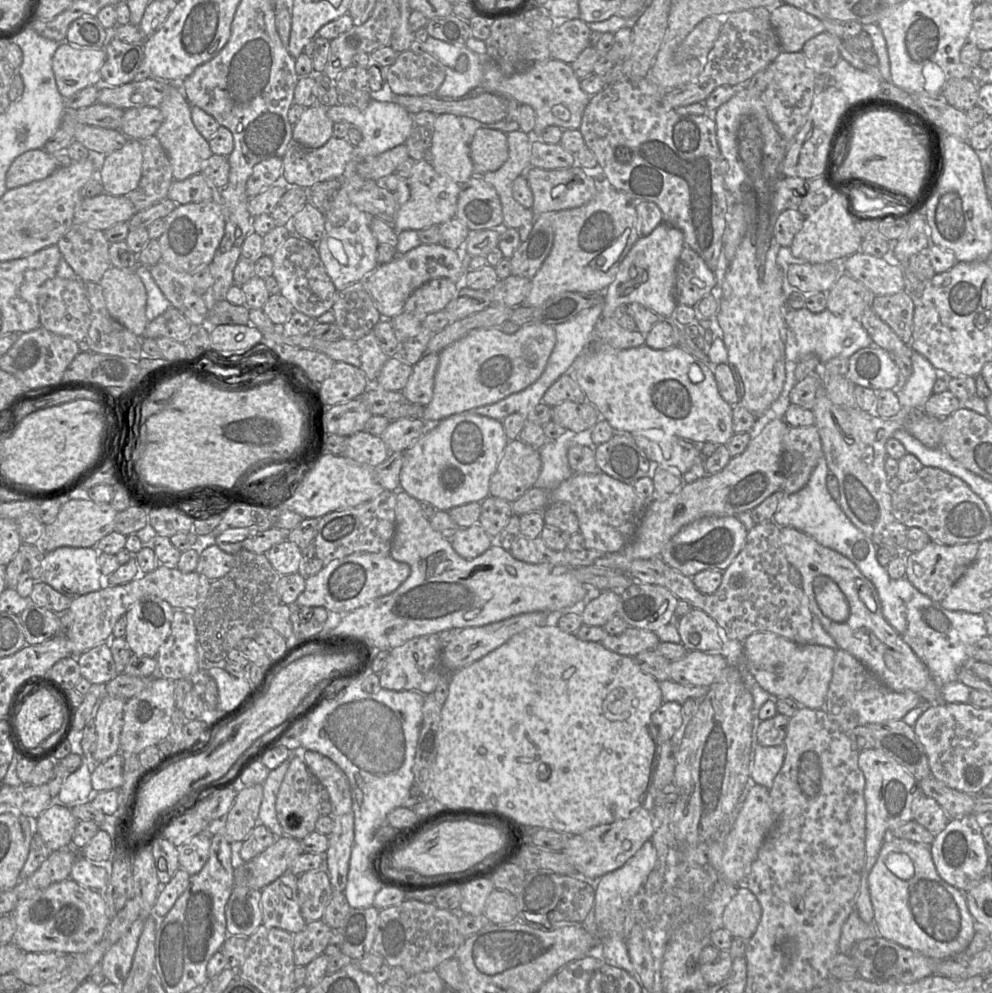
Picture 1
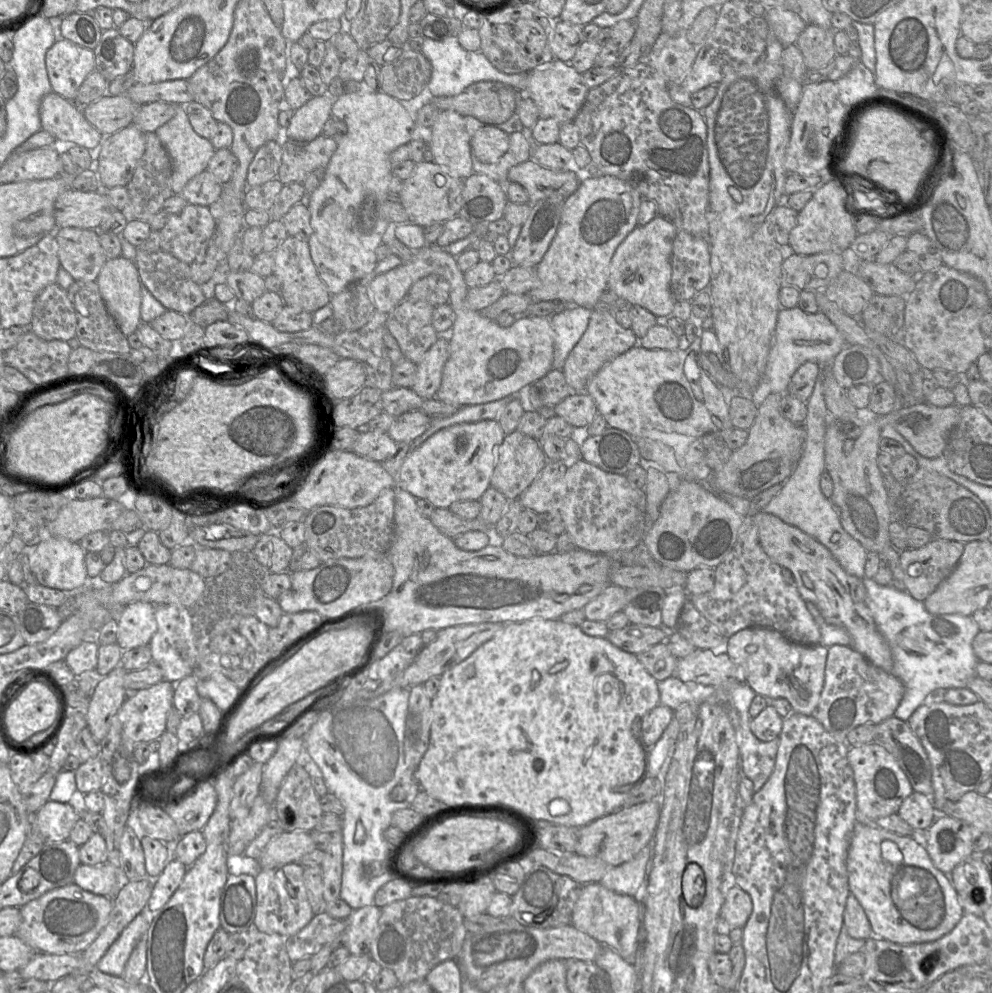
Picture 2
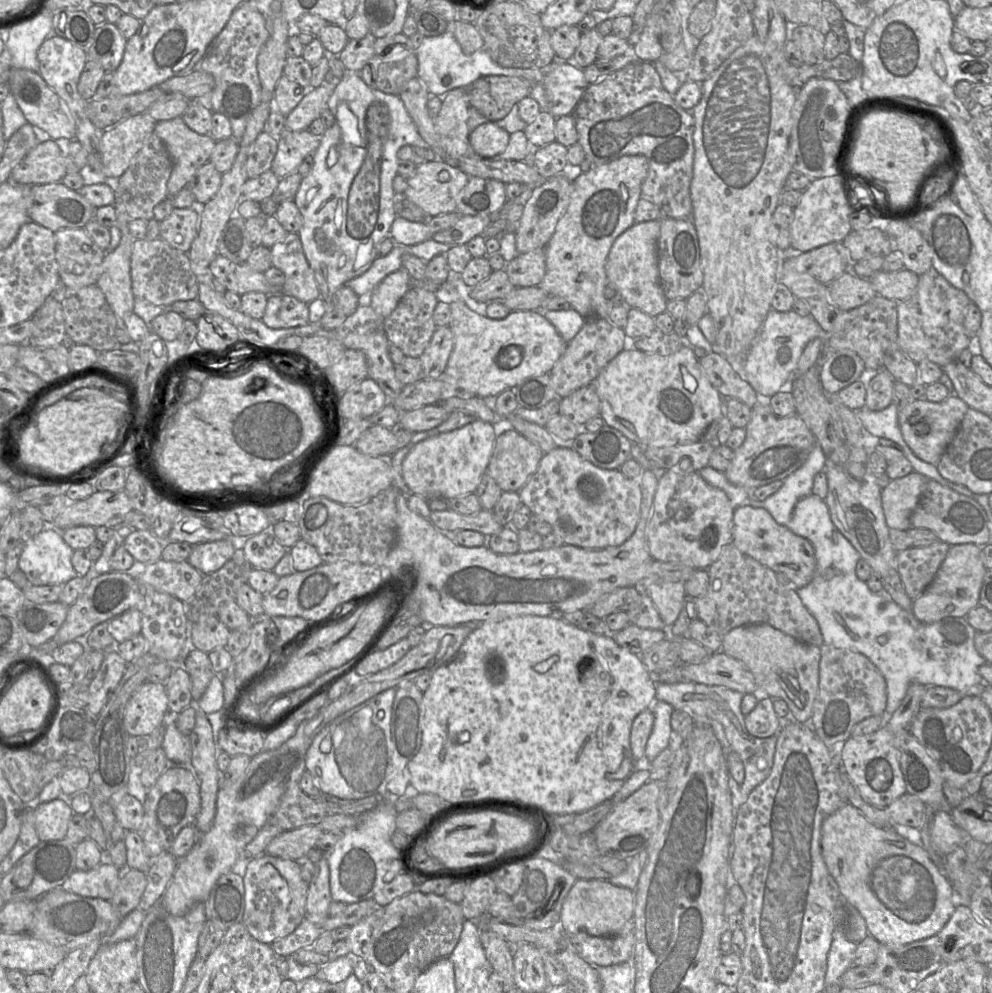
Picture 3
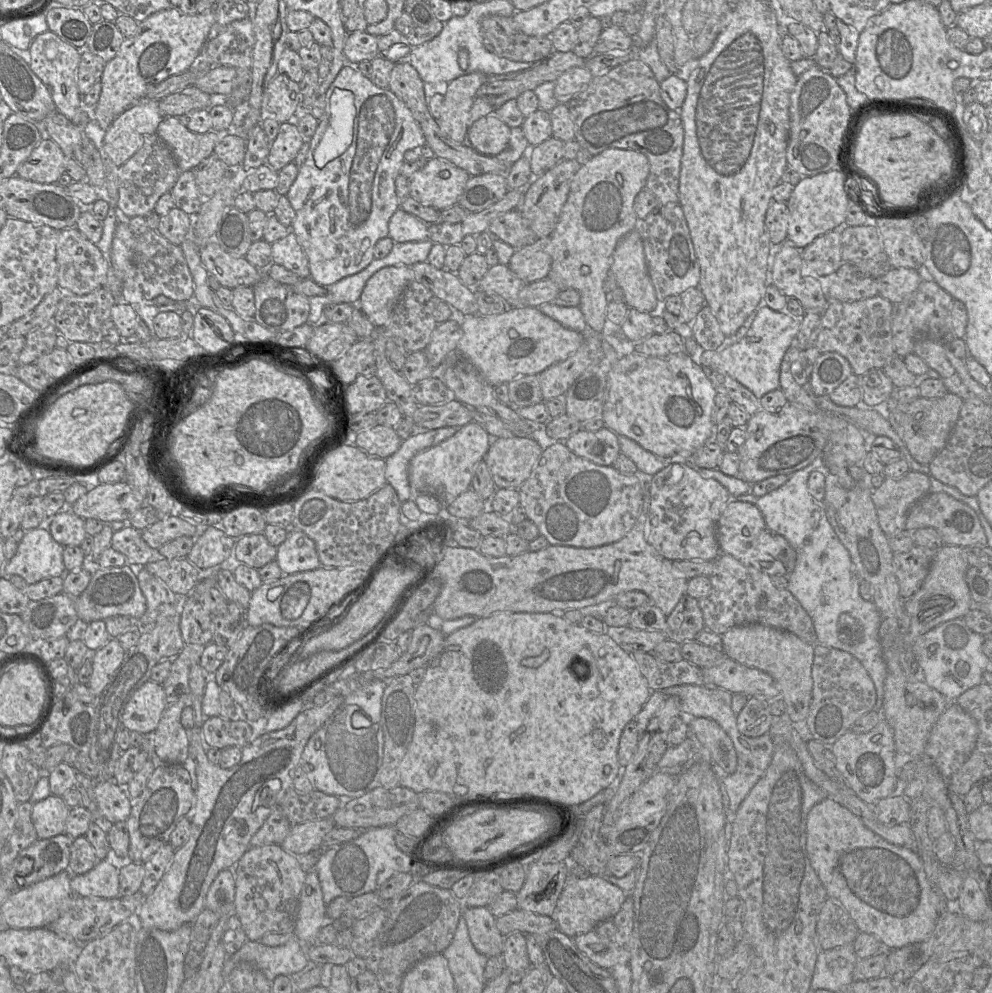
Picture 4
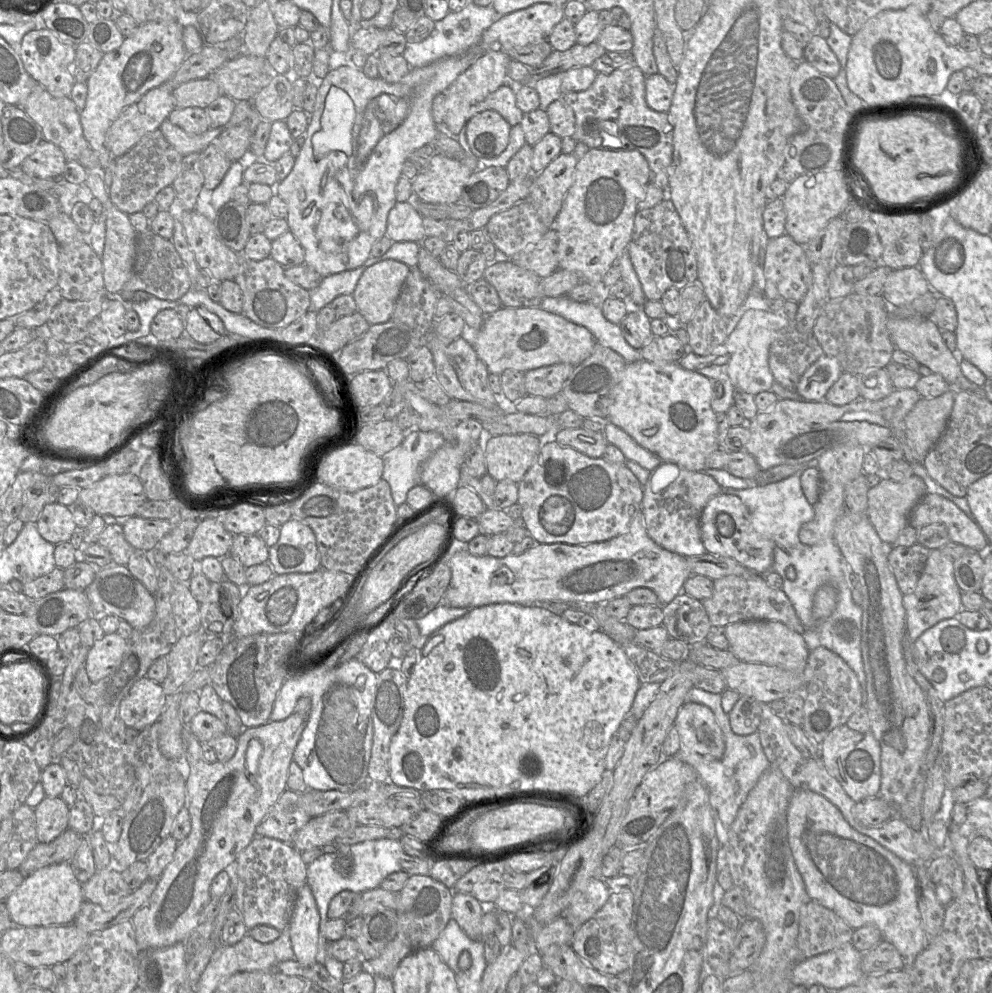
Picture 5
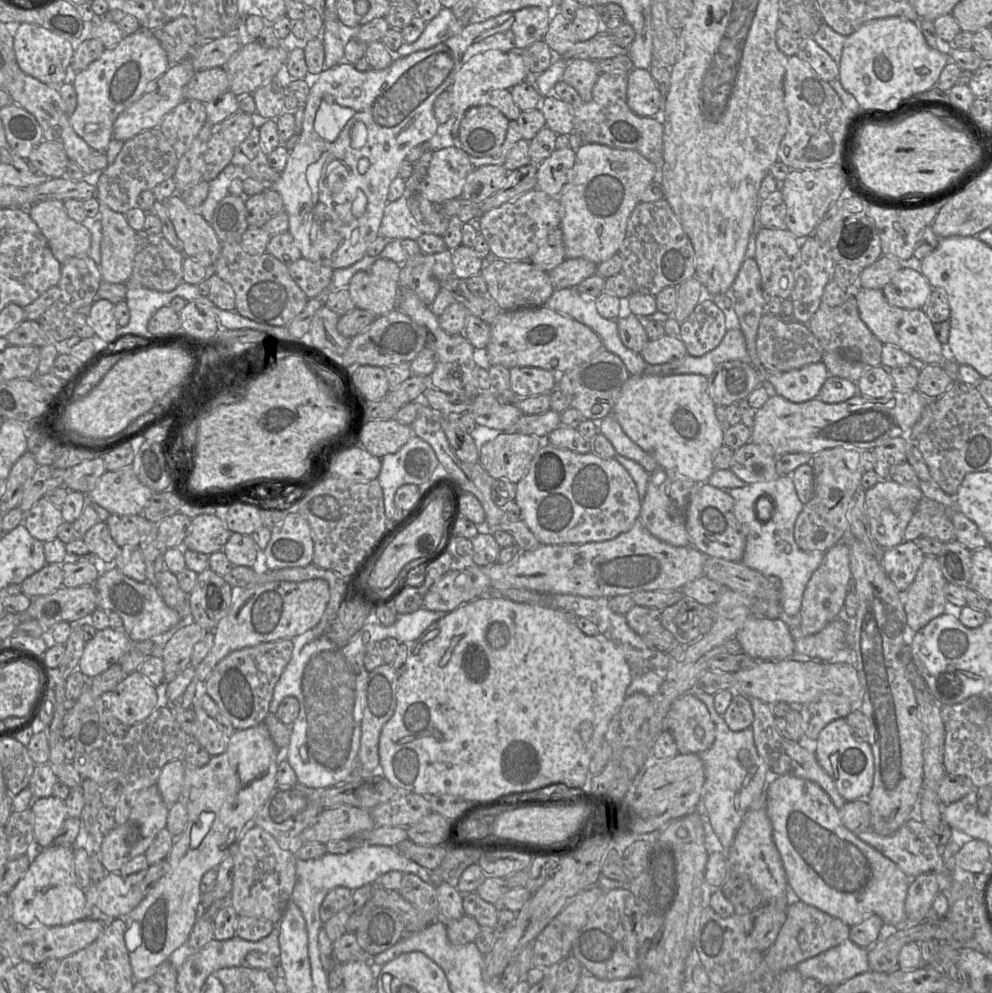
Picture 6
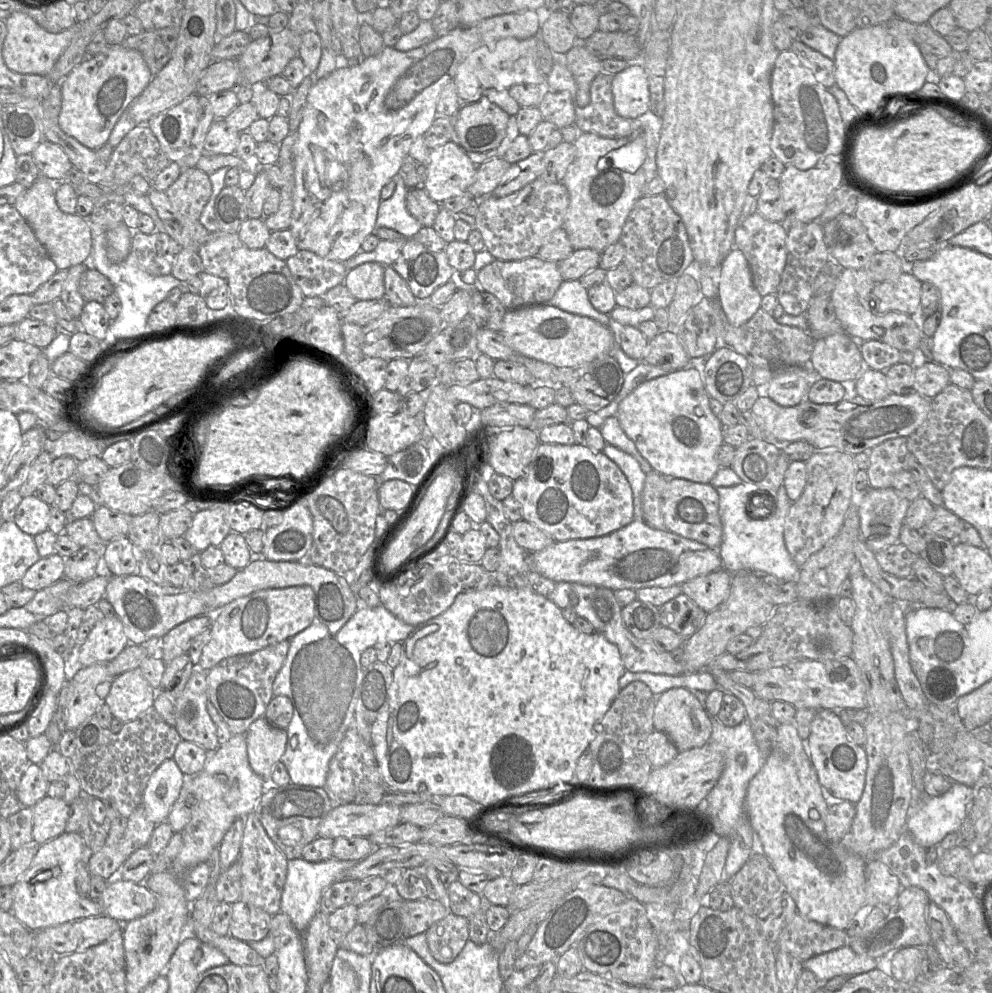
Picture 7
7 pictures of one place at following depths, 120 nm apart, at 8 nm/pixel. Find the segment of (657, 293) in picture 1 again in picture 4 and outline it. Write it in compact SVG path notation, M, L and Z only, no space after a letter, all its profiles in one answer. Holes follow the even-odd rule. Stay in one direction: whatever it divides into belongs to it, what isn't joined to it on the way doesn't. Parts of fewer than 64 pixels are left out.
M636 229L625 235L617 244L612 258L611 272L616 277L618 287L624 291L625 303L630 309L648 312L652 317L661 316L665 306L656 297L646 265L642 238Z

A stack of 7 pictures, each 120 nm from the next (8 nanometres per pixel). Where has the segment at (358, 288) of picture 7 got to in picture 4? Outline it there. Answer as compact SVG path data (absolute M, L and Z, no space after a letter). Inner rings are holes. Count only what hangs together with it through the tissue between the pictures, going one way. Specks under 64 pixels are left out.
M386 266L366 282L357 306L376 327L384 326L404 289L414 280L411 266Z

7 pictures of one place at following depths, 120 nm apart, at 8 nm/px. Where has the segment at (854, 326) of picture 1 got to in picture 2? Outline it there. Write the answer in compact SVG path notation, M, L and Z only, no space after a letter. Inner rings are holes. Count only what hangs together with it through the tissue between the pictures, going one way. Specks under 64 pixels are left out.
M799 307L780 309L777 325L764 374L752 394L752 401L759 406L769 395L787 392L789 382L805 362L829 365L847 343L837 327L822 312L809 314Z

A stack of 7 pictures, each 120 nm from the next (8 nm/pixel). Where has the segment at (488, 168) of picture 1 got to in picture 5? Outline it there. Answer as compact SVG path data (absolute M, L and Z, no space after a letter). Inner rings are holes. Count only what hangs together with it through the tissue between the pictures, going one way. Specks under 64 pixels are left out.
M485 110L470 118L465 127L473 155L478 159L490 159L506 149L512 126L497 111Z

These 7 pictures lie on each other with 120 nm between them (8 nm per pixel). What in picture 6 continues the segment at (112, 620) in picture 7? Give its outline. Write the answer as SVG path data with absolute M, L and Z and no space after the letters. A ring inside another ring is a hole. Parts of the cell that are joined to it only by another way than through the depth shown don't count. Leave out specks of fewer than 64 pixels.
M111 627L99 630L85 644L78 670L92 679L112 665L119 663L130 647L130 639L124 631Z

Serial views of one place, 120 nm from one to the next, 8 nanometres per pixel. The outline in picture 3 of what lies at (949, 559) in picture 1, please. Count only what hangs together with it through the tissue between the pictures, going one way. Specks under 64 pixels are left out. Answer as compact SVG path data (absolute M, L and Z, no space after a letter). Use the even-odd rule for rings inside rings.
M937 540L926 547L909 547L897 552L897 568L907 595L915 600L931 584L950 545Z

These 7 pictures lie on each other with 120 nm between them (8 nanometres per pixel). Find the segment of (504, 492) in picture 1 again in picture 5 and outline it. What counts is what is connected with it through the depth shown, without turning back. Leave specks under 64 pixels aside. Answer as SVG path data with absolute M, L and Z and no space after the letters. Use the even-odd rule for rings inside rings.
M531 434L492 436L484 450L487 474L496 482L518 484L537 459L539 437Z

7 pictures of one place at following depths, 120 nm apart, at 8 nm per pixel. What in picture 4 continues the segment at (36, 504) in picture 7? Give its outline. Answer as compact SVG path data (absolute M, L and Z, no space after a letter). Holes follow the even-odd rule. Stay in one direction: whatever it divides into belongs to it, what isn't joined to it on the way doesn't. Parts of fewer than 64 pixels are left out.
M69 508L51 519L49 531L55 541L63 547L80 546L88 535L85 530L85 519L74 514Z

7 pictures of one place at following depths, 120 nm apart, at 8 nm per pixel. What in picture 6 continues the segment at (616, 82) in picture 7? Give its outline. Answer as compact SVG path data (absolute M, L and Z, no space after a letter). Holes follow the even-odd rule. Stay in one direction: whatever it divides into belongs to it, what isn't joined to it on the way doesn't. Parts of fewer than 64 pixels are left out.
M634 68L627 76L627 104L634 113L653 117L663 110L664 99L648 69Z

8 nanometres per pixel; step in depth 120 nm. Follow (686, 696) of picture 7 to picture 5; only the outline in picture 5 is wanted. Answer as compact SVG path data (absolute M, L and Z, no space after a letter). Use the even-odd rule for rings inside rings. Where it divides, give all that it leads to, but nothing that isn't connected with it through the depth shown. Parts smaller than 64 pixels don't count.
M685 702L674 722L681 747L705 757L722 758L725 738L714 713L706 705Z

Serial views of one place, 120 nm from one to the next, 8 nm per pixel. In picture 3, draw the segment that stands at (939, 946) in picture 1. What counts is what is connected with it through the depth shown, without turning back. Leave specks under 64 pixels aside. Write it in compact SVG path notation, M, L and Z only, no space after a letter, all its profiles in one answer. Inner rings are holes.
M849 803L823 821L821 850L843 901L860 912L868 934L880 945L903 946L935 935L948 922L958 905L958 895L950 881L922 846L911 842L892 827L874 825Z

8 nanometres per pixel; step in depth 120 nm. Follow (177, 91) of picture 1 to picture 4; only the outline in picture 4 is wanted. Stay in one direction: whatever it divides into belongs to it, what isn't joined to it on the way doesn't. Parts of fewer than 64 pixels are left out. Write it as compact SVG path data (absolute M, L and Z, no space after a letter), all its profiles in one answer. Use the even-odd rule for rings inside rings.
M166 116L156 133L173 152L179 172L185 172L194 170L204 159L214 154L215 146L230 130L194 133L178 117Z

